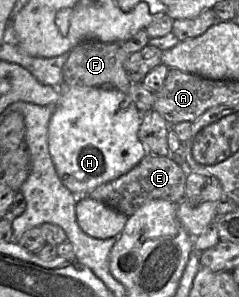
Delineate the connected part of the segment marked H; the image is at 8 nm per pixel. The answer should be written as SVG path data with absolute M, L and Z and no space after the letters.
M64 85L60 94L48 125L48 149L61 182L78 198L84 198L99 185L131 170L148 153L138 138L142 113L128 94L115 89Z

